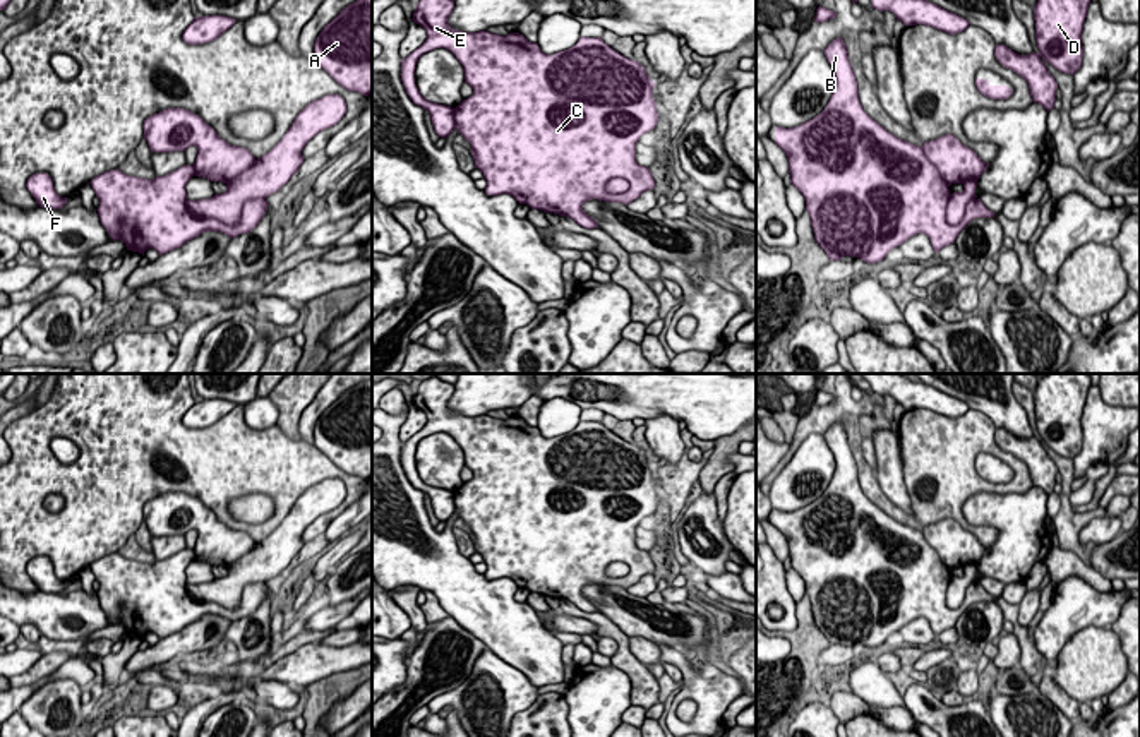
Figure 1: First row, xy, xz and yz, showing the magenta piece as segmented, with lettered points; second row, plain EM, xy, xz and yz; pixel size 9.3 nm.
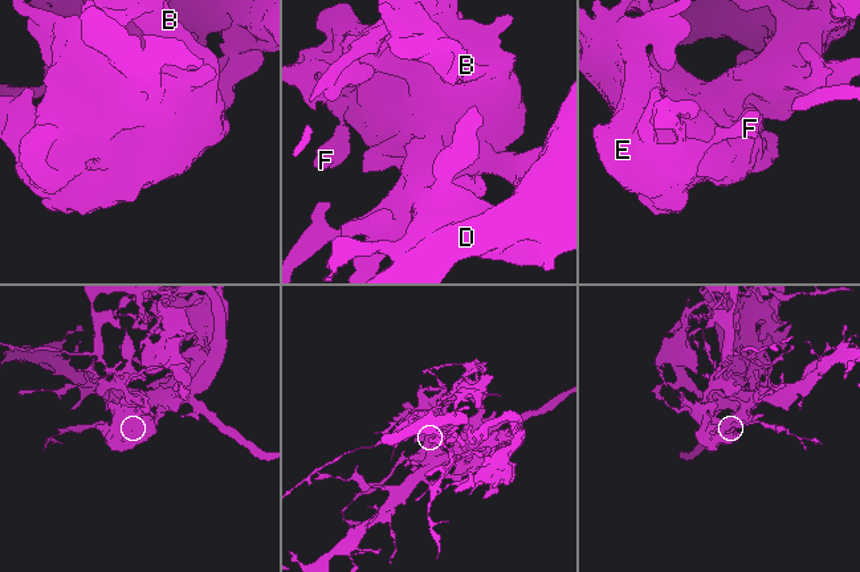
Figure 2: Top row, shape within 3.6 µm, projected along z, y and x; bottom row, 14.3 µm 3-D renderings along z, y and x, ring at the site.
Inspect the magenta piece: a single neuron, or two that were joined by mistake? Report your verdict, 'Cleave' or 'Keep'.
Keep

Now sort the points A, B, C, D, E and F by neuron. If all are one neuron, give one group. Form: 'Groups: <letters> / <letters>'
Groups: A B C D E F

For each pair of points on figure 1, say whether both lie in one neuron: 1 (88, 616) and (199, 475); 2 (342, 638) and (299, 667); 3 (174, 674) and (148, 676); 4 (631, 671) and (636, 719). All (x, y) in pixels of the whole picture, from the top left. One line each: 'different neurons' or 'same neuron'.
1: different neurons
2: different neurons
3: different neurons
4: different neurons

